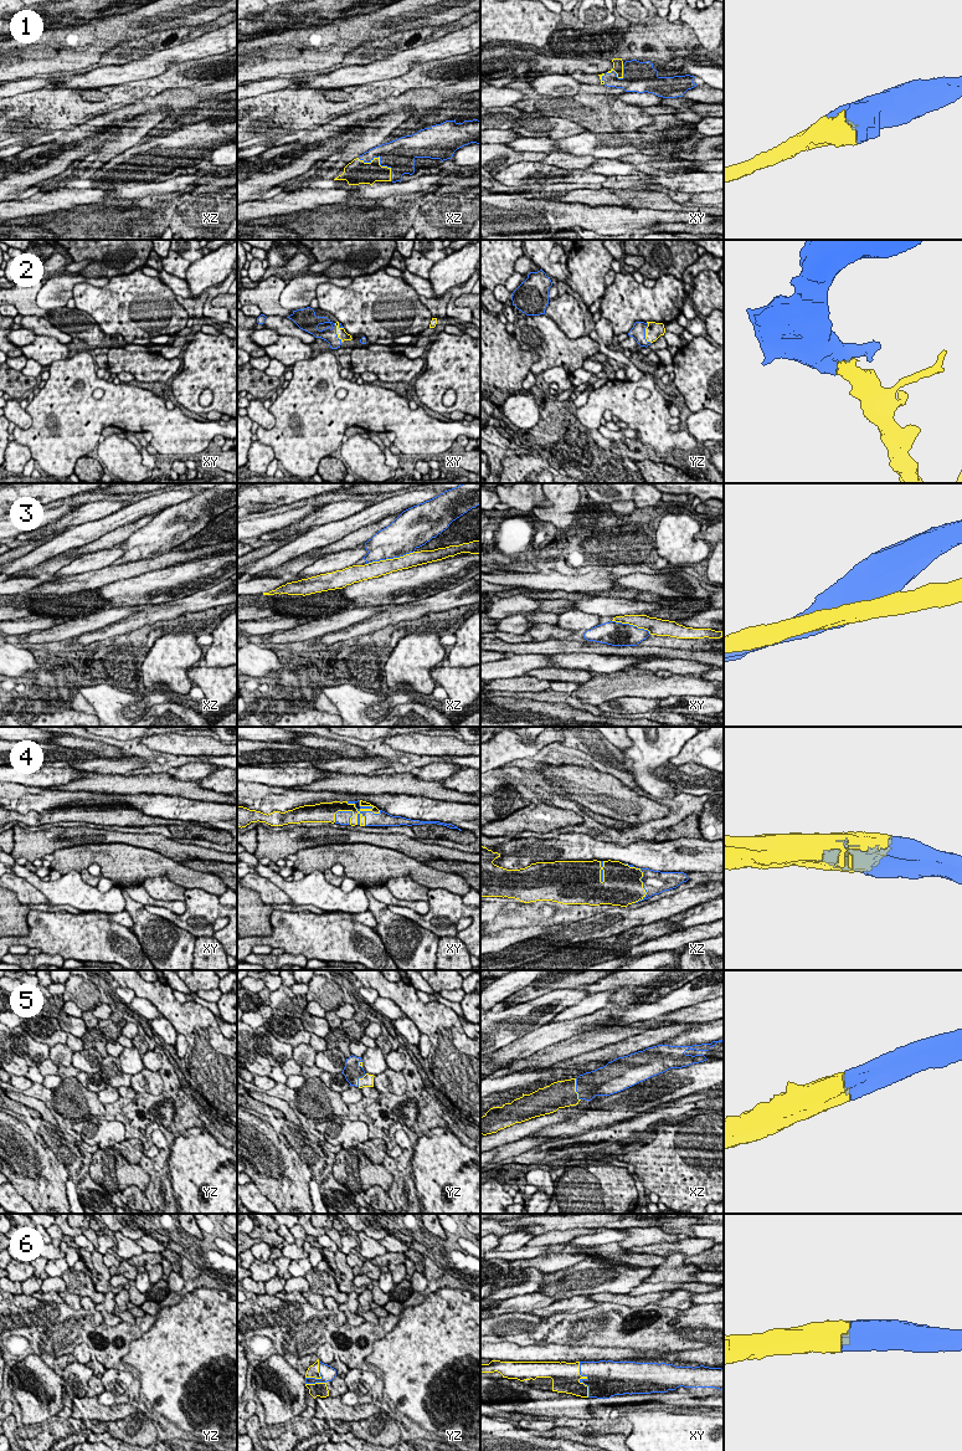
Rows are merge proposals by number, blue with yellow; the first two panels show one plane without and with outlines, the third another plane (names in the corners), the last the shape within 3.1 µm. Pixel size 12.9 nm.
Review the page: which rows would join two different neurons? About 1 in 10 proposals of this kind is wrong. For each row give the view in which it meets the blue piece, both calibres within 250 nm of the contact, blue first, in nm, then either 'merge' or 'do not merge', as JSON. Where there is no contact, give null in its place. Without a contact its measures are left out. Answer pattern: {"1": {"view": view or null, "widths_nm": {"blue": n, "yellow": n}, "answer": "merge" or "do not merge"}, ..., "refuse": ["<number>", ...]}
{"1": {"view": "xz", "widths_nm": {"blue": 380, "yellow": 280}, "answer": "merge"}, "2": {"view": "xy", "widths_nm": {"blue": 170, "yellow": 130}, "answer": "merge"}, "3": {"view": "xz", "widths_nm": {"blue": 440, "yellow": 220}, "answer": "do not merge"}, "4": {"view": "xy", "widths_nm": {"blue": 170, "yellow": 120}, "answer": "merge"}, "5": {"view": "xz", "widths_nm": {"blue": 320, "yellow": 360}, "answer": "merge"}, "6": {"view": "xy", "widths_nm": {"blue": 320, "yellow": 360}, "answer": "merge"}, "refuse": ["3"]}

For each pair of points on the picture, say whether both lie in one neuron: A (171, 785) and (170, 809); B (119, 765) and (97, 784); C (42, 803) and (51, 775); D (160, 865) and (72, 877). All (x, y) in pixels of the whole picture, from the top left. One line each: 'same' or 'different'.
A: different
B: different
C: different
D: different

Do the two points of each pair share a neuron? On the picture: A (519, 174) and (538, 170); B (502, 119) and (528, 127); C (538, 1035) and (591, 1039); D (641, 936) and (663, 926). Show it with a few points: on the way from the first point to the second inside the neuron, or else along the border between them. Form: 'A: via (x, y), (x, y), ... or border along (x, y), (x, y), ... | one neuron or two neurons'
A: via (524, 173), (533, 173) | one neuron
B: border along (521, 111), (515, 116), (509, 128) | two neurons
C: border along (598, 1027), (575, 1034), (544, 1049) | two neurons
D: via (646, 933), (658, 928) | one neuron

